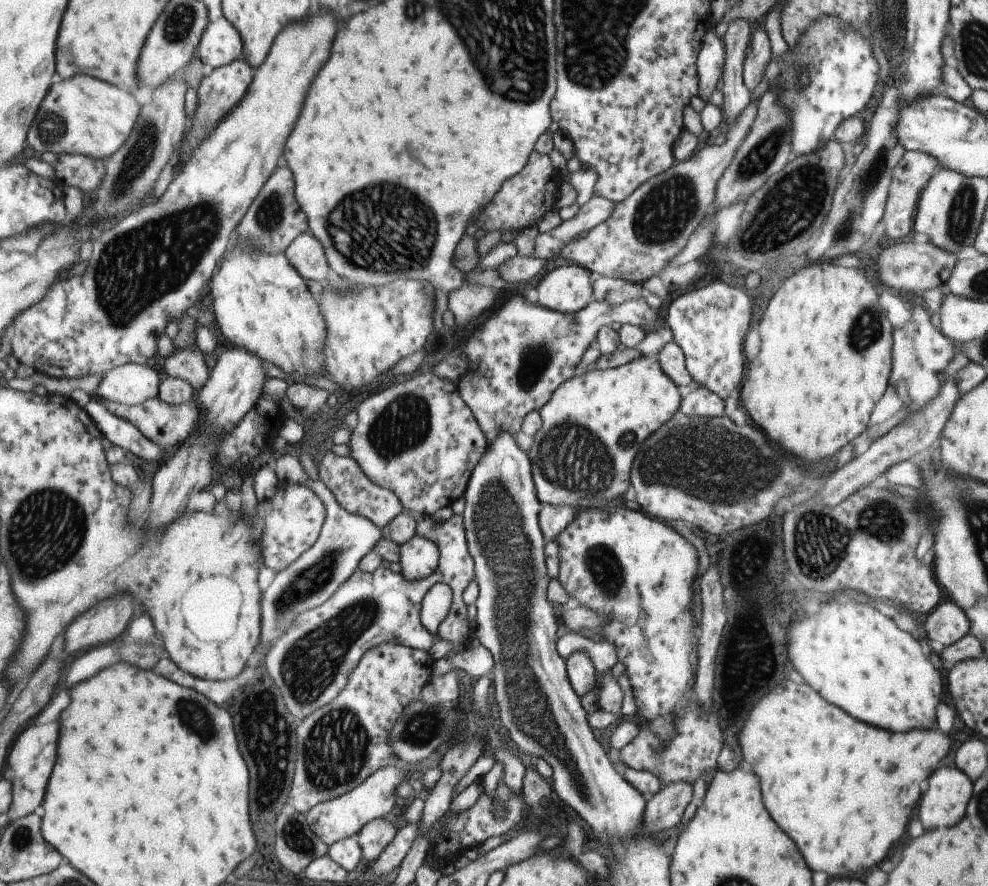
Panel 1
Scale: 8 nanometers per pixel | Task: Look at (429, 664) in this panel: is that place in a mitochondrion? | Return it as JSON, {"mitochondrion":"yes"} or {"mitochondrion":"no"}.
{"mitochondrion":"no"}

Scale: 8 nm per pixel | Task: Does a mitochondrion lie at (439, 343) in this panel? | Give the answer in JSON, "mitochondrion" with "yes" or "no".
{"mitochondrion":"no"}

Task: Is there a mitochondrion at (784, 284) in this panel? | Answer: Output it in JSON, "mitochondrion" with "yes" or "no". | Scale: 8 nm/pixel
{"mitochondrion":"no"}

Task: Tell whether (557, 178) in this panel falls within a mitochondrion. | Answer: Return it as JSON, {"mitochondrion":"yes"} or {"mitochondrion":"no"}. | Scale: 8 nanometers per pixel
{"mitochondrion":"no"}

